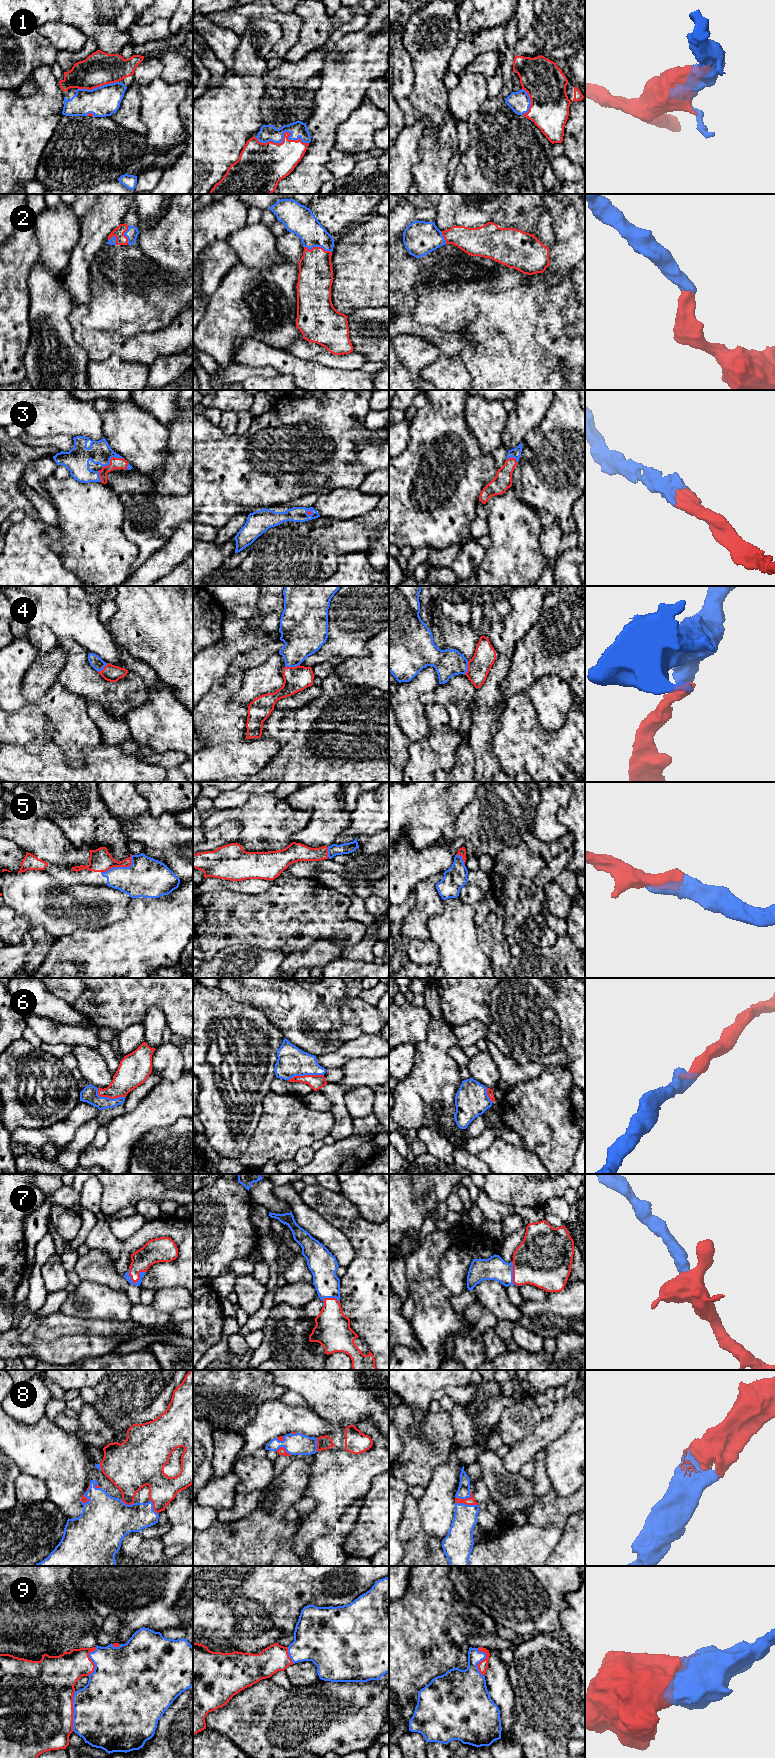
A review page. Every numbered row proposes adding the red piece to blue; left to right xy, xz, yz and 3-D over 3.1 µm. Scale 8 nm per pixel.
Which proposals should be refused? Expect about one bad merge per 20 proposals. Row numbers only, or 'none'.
none

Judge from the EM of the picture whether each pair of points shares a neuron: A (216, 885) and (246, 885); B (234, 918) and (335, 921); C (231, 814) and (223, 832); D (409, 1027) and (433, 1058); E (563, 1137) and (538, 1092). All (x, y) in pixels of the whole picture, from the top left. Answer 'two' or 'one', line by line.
A: one
B: one
C: two
D: two
E: one

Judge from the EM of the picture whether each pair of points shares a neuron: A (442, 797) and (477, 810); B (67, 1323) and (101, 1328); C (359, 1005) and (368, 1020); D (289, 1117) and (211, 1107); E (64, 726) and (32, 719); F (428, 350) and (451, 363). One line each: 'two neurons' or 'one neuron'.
A: two neurons
B: one neuron
C: one neuron
D: two neurons
E: two neurons
F: two neurons

